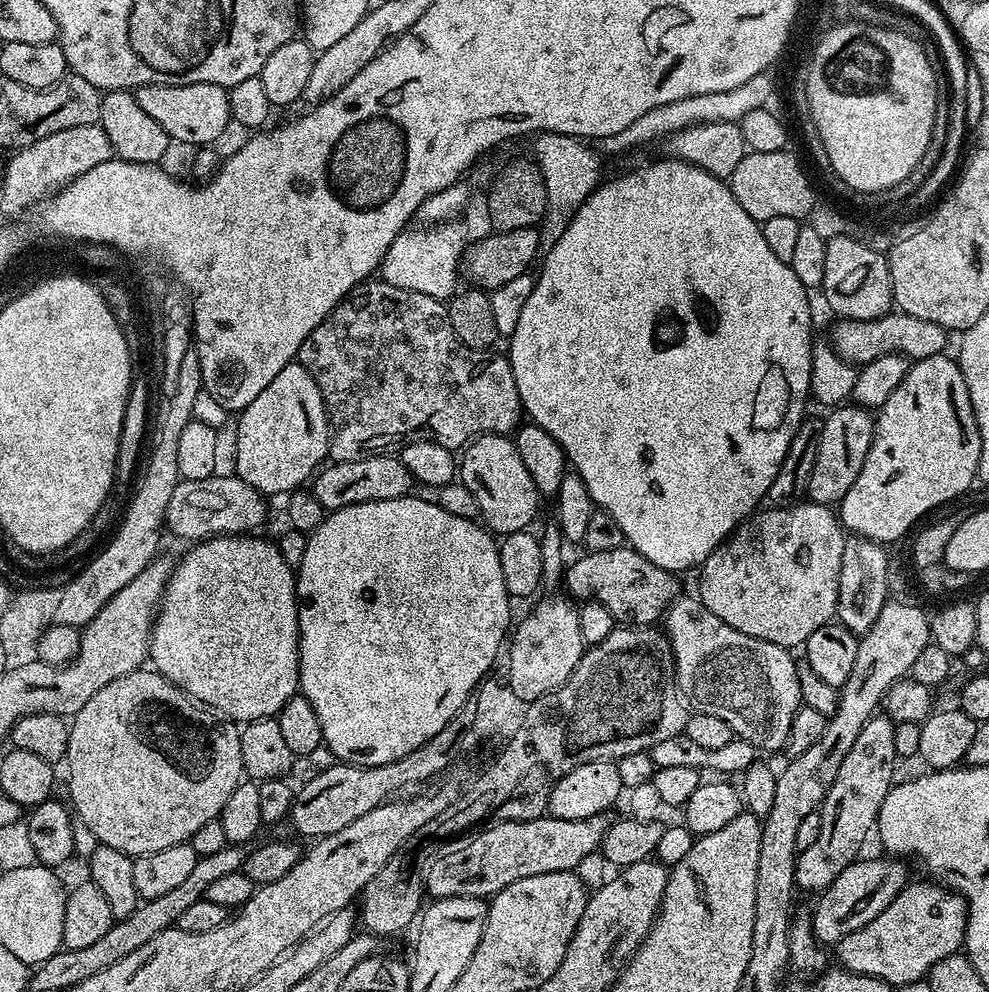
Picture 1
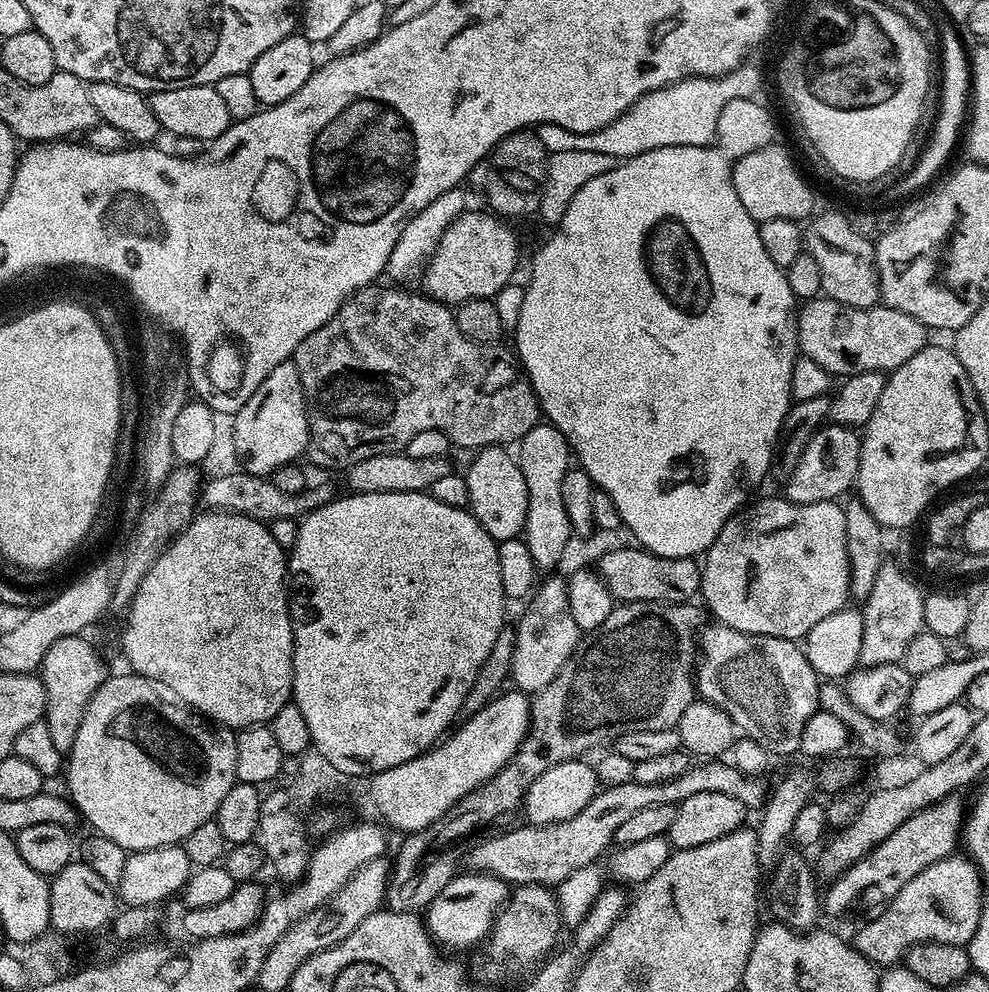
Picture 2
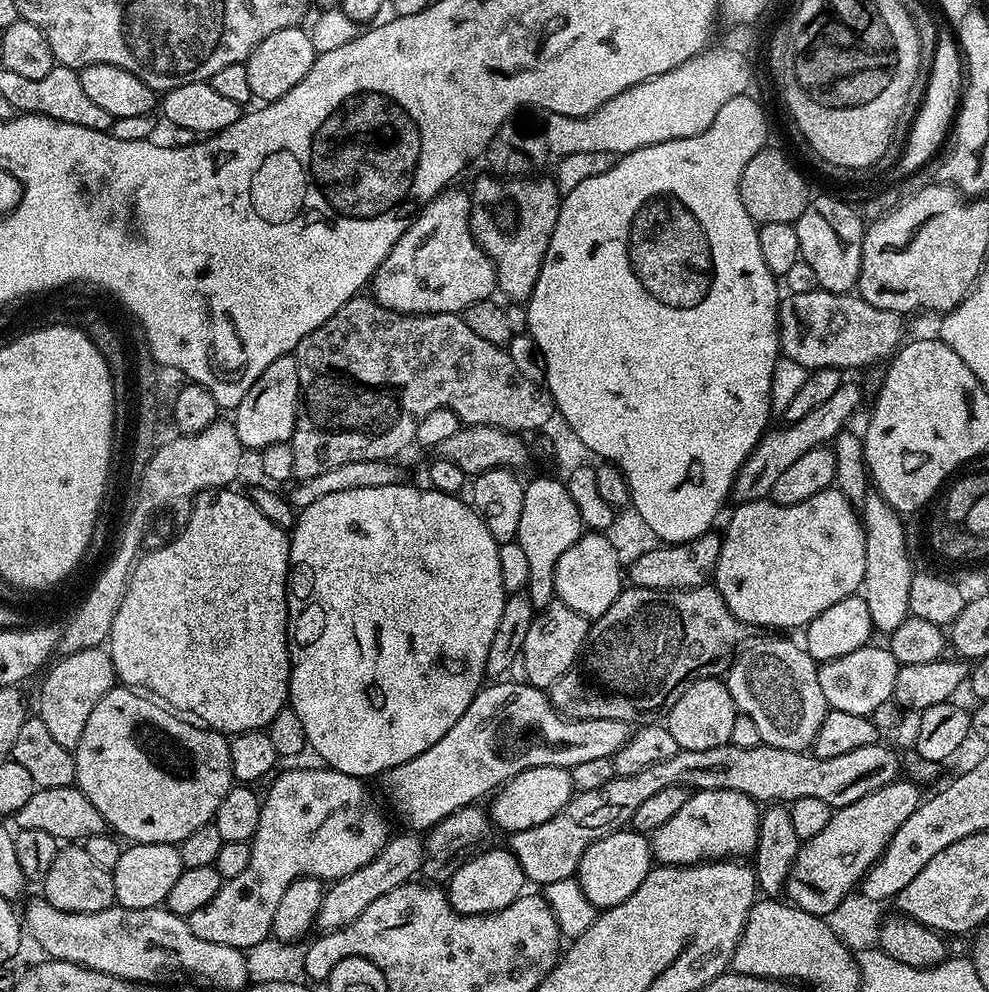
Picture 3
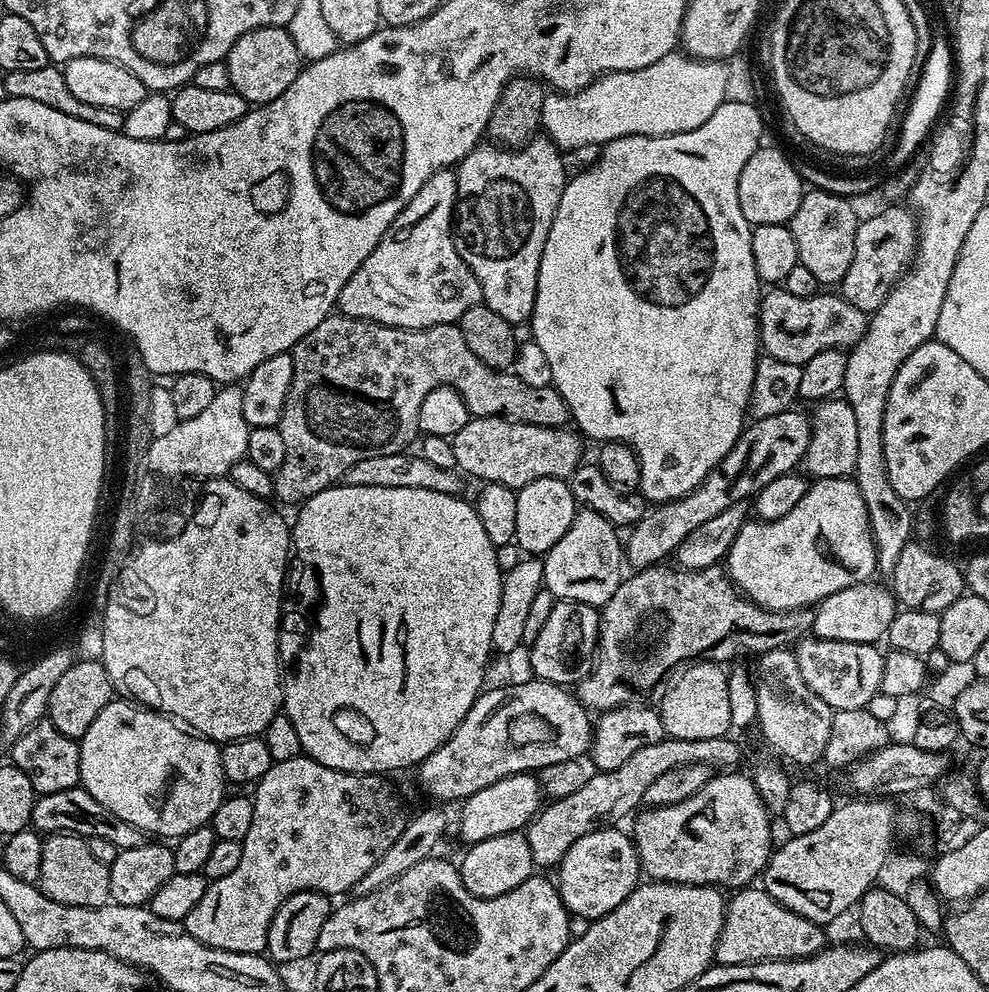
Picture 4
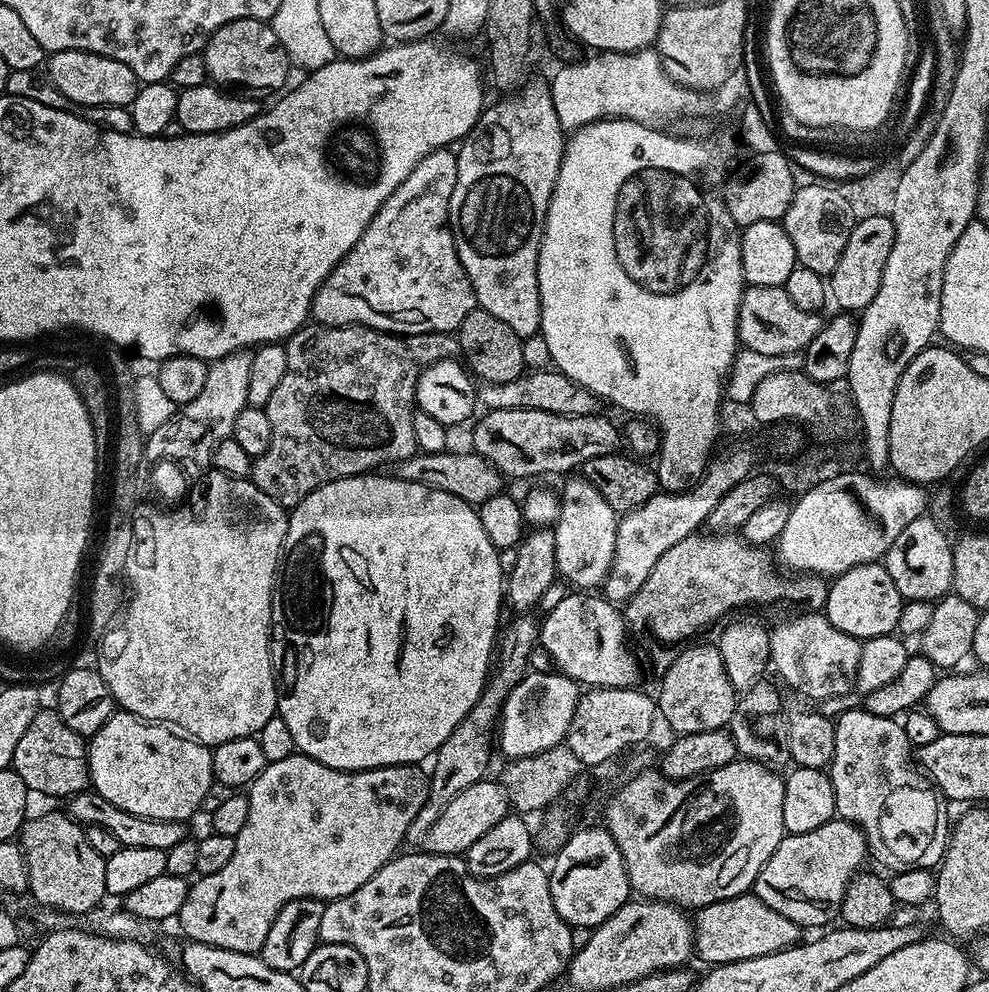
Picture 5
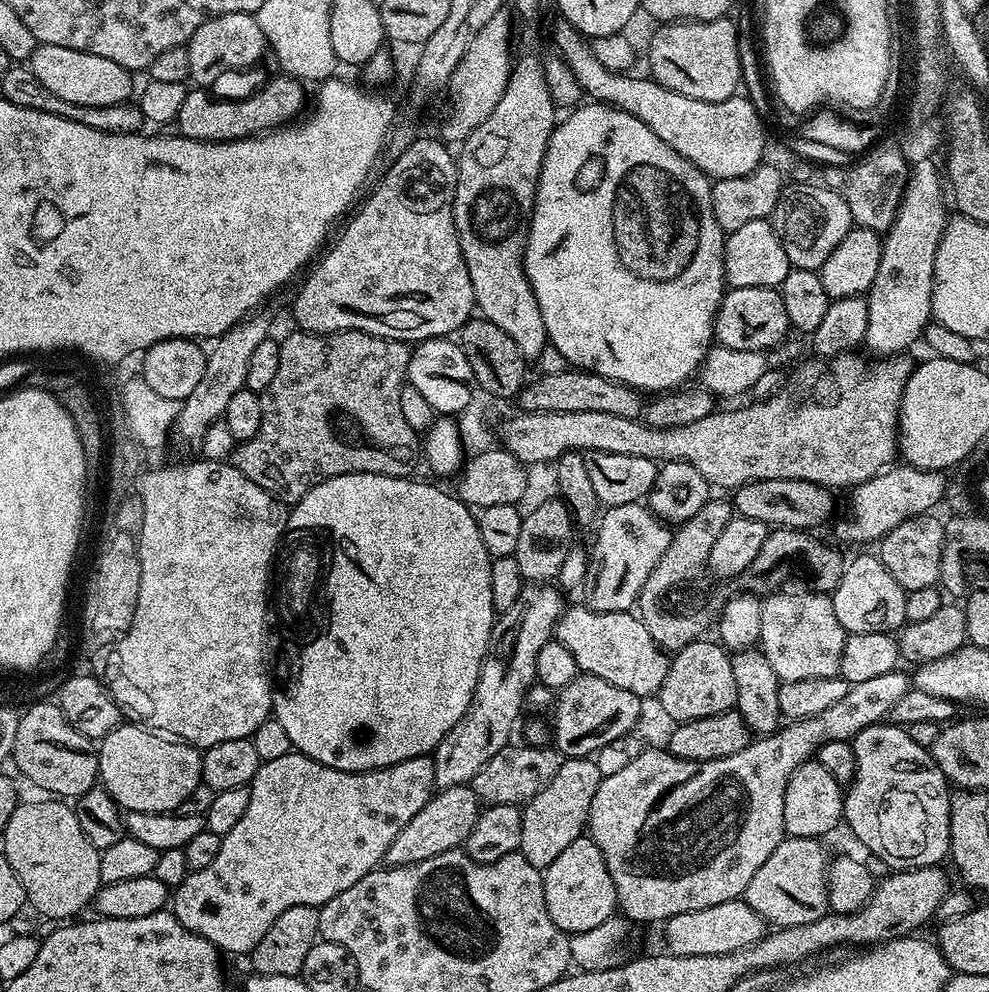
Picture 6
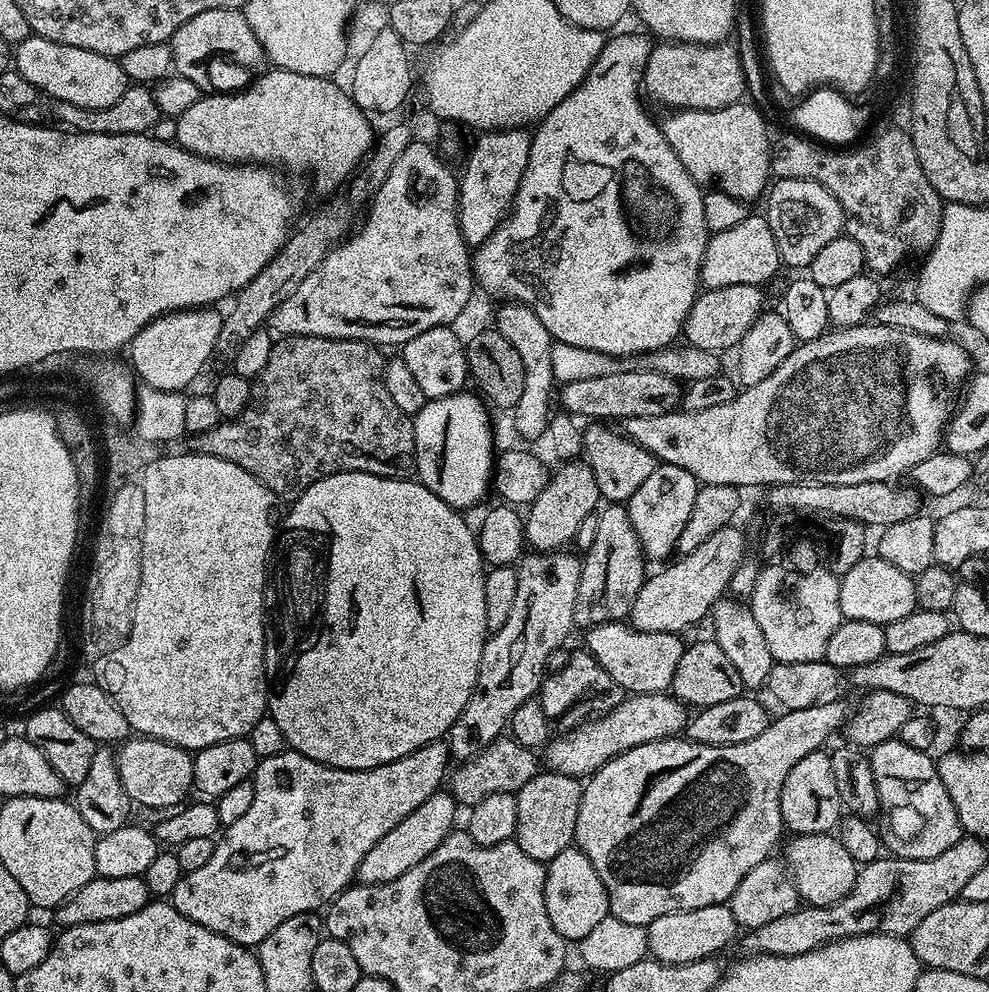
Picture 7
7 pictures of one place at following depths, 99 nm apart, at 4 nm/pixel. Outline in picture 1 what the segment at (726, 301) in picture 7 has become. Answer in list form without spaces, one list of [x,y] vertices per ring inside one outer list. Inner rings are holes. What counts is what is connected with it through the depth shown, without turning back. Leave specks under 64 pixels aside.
[[[893,310],[887,316],[877,320],[845,320],[835,321],[832,328],[830,343],[832,349],[843,358],[847,364],[863,366],[874,358],[882,358],[882,354],[898,352],[901,356],[908,357],[911,361],[922,358],[939,356],[945,351],[948,344],[949,329],[938,326],[938,322],[926,322],[922,318],[907,316],[905,312]]]

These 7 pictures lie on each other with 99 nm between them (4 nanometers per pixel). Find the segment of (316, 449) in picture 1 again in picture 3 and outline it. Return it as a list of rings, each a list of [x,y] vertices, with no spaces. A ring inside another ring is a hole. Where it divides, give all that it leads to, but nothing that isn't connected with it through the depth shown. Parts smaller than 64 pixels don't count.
[[[289,354],[270,362],[262,370],[262,378],[246,390],[246,398],[234,410],[236,433],[241,444],[248,450],[289,443],[296,425],[296,411],[300,408],[300,383],[295,355]]]

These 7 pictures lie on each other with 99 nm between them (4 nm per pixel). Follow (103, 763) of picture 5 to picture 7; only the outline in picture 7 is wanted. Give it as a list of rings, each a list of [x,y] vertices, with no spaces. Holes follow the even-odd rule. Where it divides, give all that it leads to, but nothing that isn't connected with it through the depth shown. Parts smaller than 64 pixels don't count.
[[[129,738],[119,745],[118,752],[122,786],[126,786],[126,794],[133,805],[168,807],[185,803],[184,795],[193,791],[193,753],[189,749],[167,744],[165,740]]]

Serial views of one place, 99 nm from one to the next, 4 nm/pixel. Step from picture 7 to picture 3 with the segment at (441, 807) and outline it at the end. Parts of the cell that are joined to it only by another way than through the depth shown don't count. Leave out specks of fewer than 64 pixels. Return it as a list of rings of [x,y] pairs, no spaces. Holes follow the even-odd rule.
[[[534,766],[522,770],[514,778],[500,785],[498,791],[491,797],[490,815],[492,823],[505,834],[530,830],[530,826],[542,826],[542,822],[550,822],[566,802],[574,795],[572,774],[567,768],[558,766]]]

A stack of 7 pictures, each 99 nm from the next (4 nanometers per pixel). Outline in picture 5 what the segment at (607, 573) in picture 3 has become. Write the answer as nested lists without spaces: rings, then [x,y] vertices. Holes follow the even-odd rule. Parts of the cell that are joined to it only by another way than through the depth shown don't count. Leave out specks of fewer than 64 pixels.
[[[572,474],[567,477],[564,489],[559,489],[560,516],[554,523],[554,558],[556,559],[556,571],[561,581],[572,584],[576,590],[596,590],[604,583],[604,575],[608,573],[608,567],[612,561],[612,547],[616,541],[616,525],[618,513],[612,509],[610,502],[598,494],[597,488],[583,476]]]

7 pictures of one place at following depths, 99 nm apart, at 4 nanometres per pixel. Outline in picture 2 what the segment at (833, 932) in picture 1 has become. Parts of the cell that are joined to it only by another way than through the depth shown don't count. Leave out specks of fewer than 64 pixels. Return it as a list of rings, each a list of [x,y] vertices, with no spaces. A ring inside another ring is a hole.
[[[956,794],[950,795],[906,818],[906,822],[902,822],[890,838],[829,883],[832,885],[828,892],[826,888],[822,896],[823,911],[827,915],[829,912],[832,916],[844,916],[851,908],[879,910],[894,898],[894,894],[898,894],[898,890],[902,890],[902,886],[906,886],[906,882],[910,882],[910,878],[922,874],[926,866],[934,866],[934,862],[953,855],[961,843],[962,829],[966,823],[966,804],[964,808],[960,798]]]

